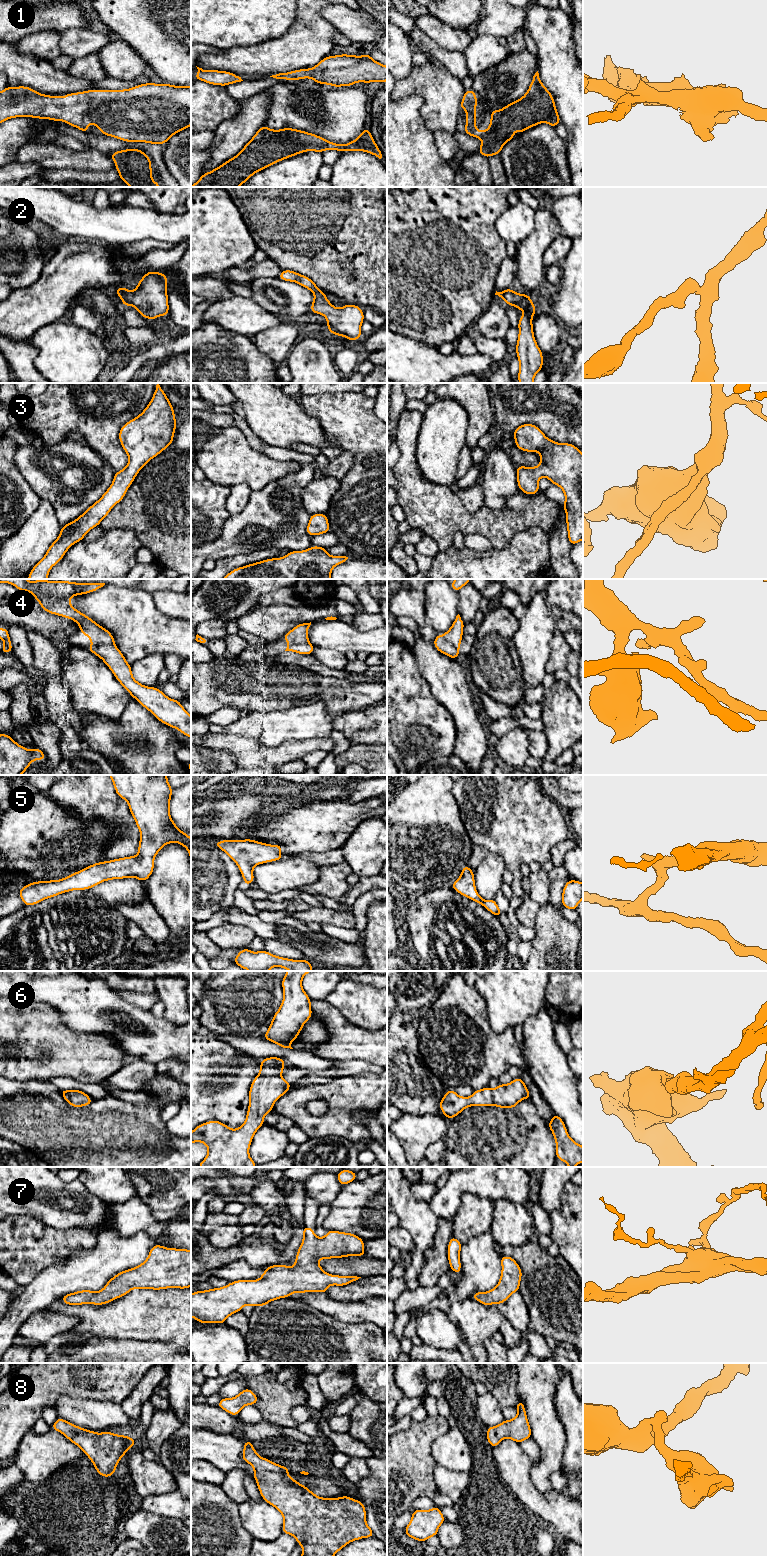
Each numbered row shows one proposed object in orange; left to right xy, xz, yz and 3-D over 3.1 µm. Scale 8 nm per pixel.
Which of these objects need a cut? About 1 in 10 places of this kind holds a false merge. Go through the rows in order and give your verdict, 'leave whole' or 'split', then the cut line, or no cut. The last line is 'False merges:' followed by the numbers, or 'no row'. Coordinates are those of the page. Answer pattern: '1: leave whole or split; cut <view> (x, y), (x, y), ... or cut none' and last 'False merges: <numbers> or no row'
1: leave whole; cut none
2: leave whole; cut none
3: leave whole; cut none
4: leave whole; cut none
5: leave whole; cut none
6: leave whole; cut none
7: leave whole; cut none
8: leave whole; cut none
False merges: no row

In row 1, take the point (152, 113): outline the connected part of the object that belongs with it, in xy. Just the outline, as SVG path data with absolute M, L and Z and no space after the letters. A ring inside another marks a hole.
M144 83L123 90L88 90L66 94L63 97L44 95L31 87L7 86L0 92L0 123L16 117L32 117L64 121L68 125L88 132L88 125L93 123L103 135L126 142L145 142L150 144L165 143L176 133L191 126L191 86L175 86L167 83Z

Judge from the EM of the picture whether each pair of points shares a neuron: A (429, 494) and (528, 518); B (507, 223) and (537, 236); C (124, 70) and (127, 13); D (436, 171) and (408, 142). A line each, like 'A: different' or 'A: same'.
A: same
B: different
C: different
D: same

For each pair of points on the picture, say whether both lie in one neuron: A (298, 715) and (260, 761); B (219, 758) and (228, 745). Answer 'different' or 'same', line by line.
A: different
B: different

